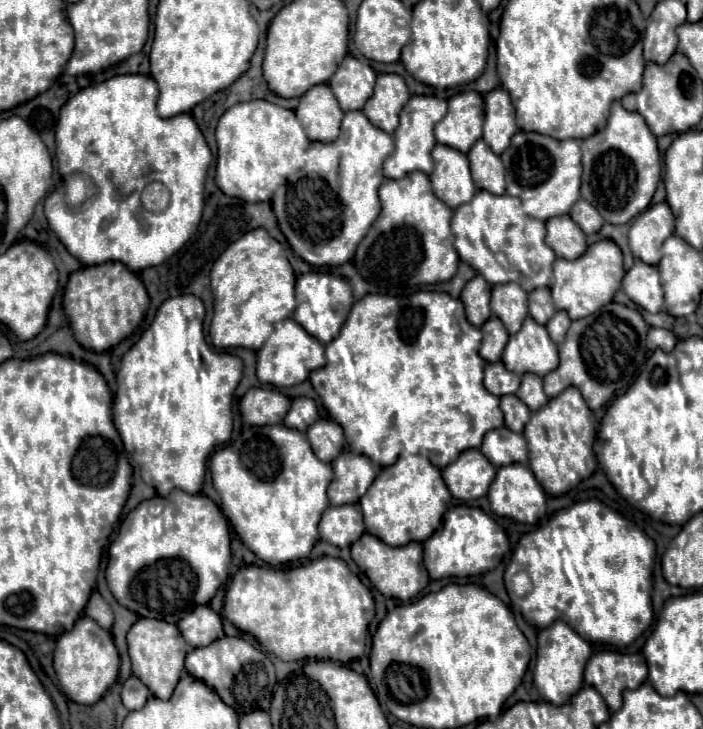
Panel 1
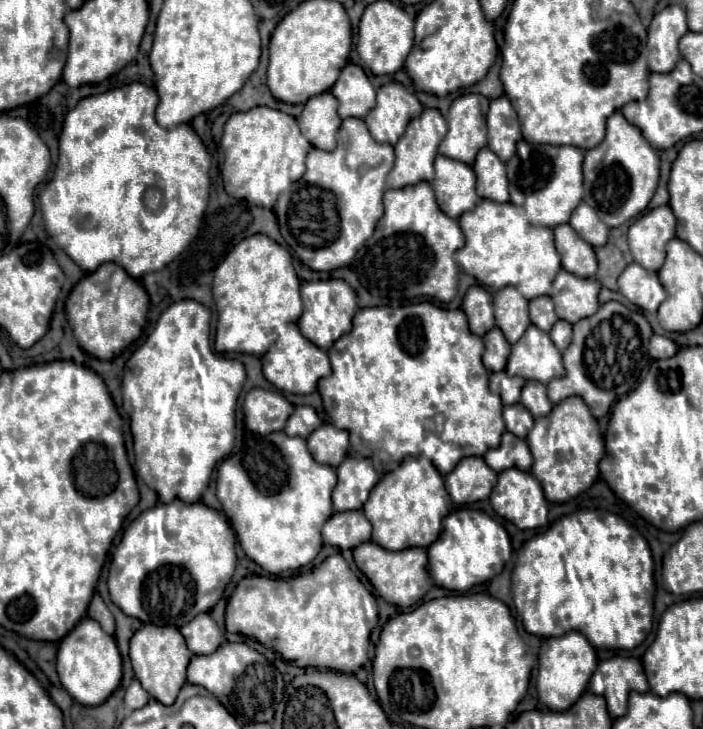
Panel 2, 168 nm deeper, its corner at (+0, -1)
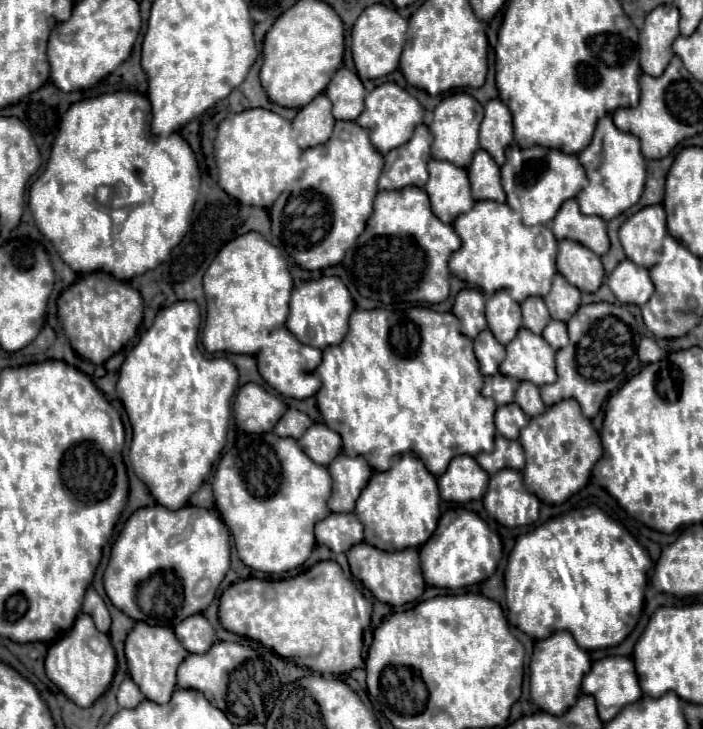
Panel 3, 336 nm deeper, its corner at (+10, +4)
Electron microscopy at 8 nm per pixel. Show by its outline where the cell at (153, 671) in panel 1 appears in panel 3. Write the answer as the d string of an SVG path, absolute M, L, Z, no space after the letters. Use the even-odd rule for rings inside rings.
M137 622L133 626L133 632L129 632L129 640L125 640L125 656L127 656L127 668L133 682L141 688L143 696L165 704L171 700L171 694L175 690L175 672L177 666L183 662L183 658L189 652L181 646L177 636L167 626L149 626L145 622Z

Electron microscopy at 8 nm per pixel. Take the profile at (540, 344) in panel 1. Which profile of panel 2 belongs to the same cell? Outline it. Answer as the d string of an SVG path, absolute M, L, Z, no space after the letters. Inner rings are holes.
M531 325L531 329L527 329L527 333L511 347L505 371L523 379L535 379L543 385L565 375L559 349L555 349L551 337L541 329L535 329L535 325Z

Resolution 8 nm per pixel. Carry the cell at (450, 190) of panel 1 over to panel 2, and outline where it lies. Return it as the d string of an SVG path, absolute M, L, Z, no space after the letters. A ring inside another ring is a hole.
M437 155L435 159L435 189L437 205L451 219L459 219L465 211L471 211L479 197L475 193L475 173L461 161Z

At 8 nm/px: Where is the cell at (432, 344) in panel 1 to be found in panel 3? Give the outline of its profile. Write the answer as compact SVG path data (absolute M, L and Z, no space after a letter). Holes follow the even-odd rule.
M415 306L415 308L403 310L403 312L391 312L391 310L383 310L383 308L375 308L375 310L355 308L351 312L349 332L345 334L343 342L337 344L337 346L327 346L323 350L323 362L317 368L317 376L321 378L321 388L317 392L317 406L319 406L319 412L325 420L325 424L329 428L333 428L343 438L343 452L347 456L365 456L369 466L377 472L387 470L389 464L391 464L391 458L397 456L397 454L403 454L407 450L417 454L425 462L425 466L429 468L429 472L433 476L441 476L445 472L445 468L449 466L449 460L453 456L459 456L459 454L477 456L479 452L491 452L493 450L493 438L495 438L493 416L495 416L497 404L493 404L493 400L489 400L481 394L483 376L479 372L477 360L475 360L475 354L473 354L473 340L469 340L467 336L463 336L459 332L459 320L457 320L457 316L453 316L453 312L441 314L441 312L435 312L431 308L423 308L423 306Z

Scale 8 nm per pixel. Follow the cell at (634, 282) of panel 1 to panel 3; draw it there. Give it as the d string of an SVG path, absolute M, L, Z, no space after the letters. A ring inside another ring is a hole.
M623 260L617 264L617 268L607 278L607 286L621 304L643 306L649 296L653 296L653 282L649 278L649 270L633 264L631 260Z

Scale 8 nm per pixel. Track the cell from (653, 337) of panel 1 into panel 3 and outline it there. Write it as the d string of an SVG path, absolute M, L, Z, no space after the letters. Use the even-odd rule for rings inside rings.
M643 336L641 342L639 342L639 348L637 348L637 354L639 354L639 360L643 364L649 364L649 362L659 362L663 358L663 350L657 346L657 342L653 338L647 338Z

